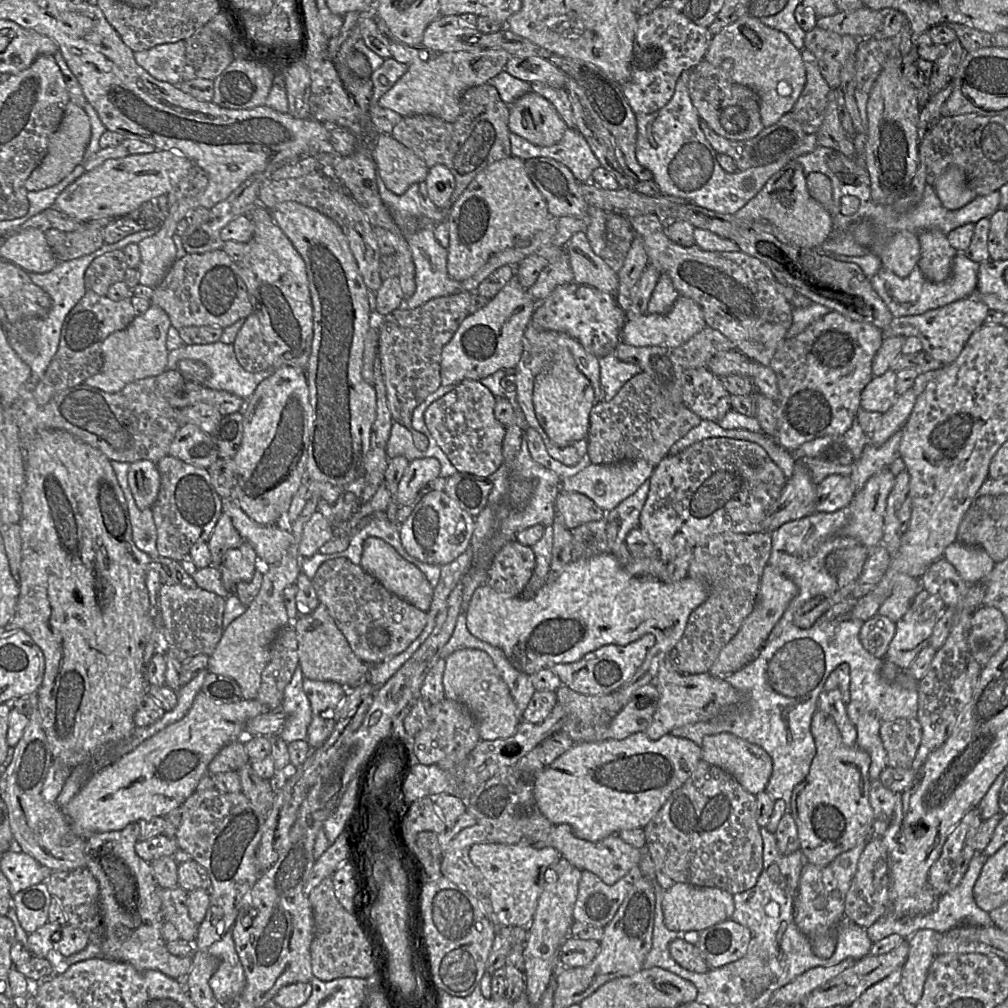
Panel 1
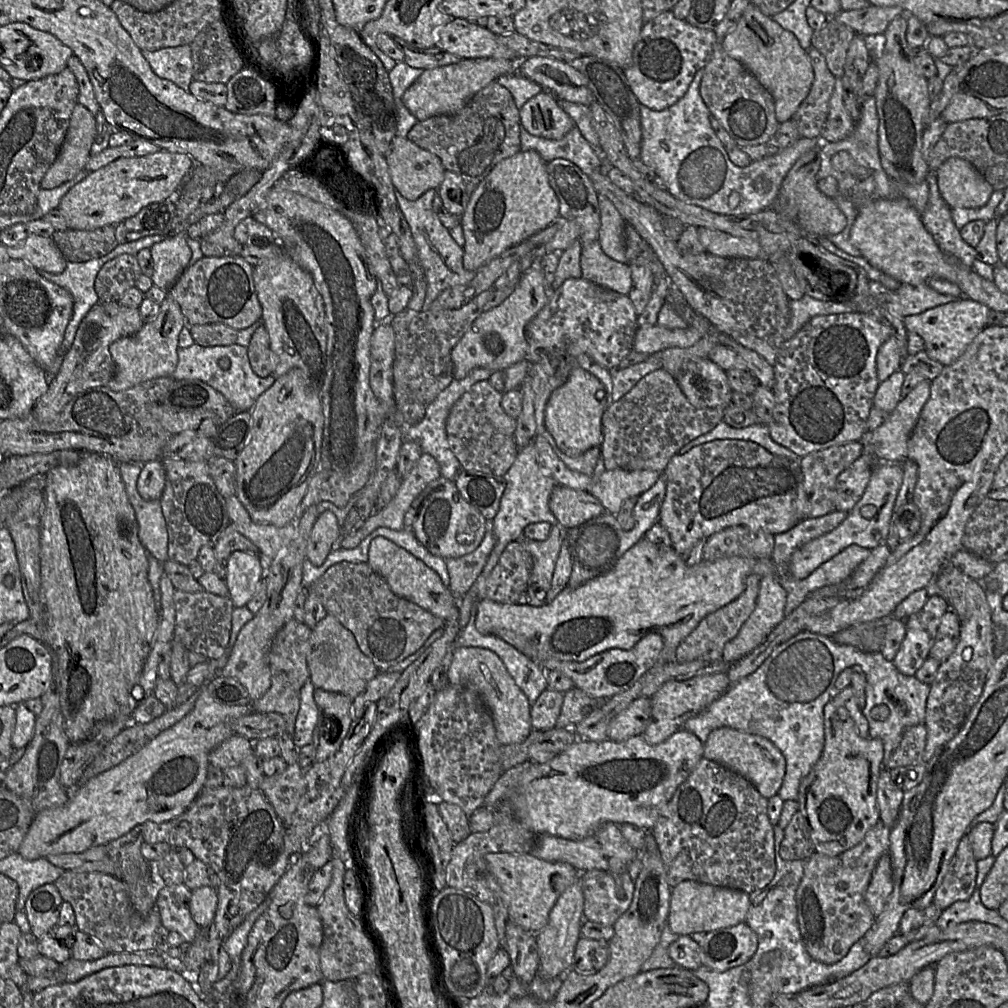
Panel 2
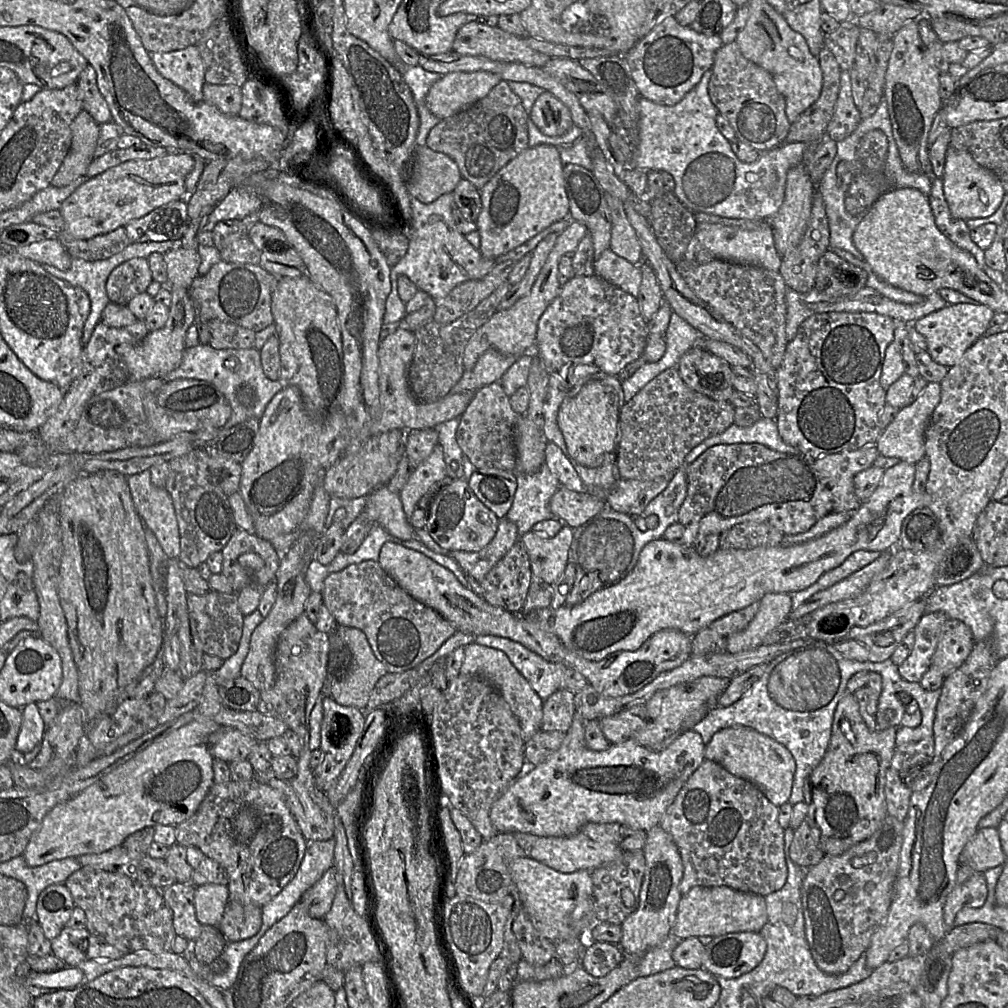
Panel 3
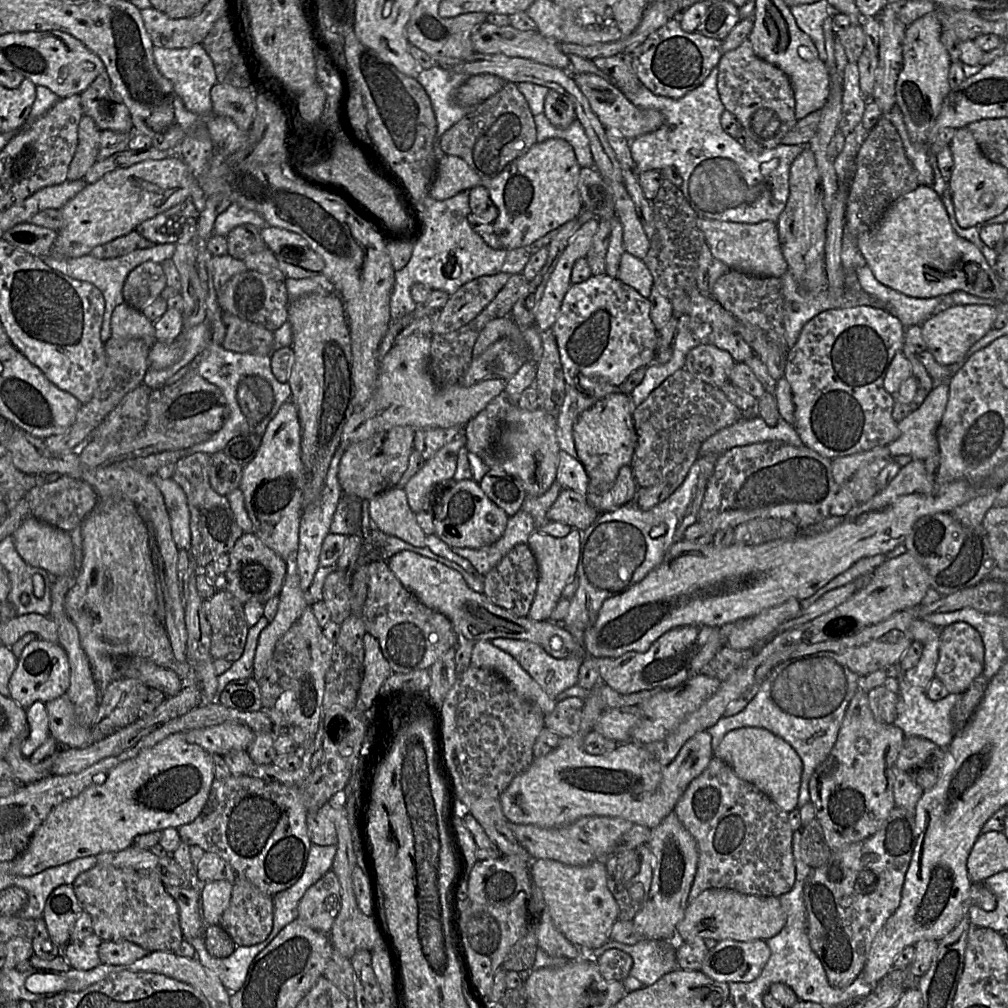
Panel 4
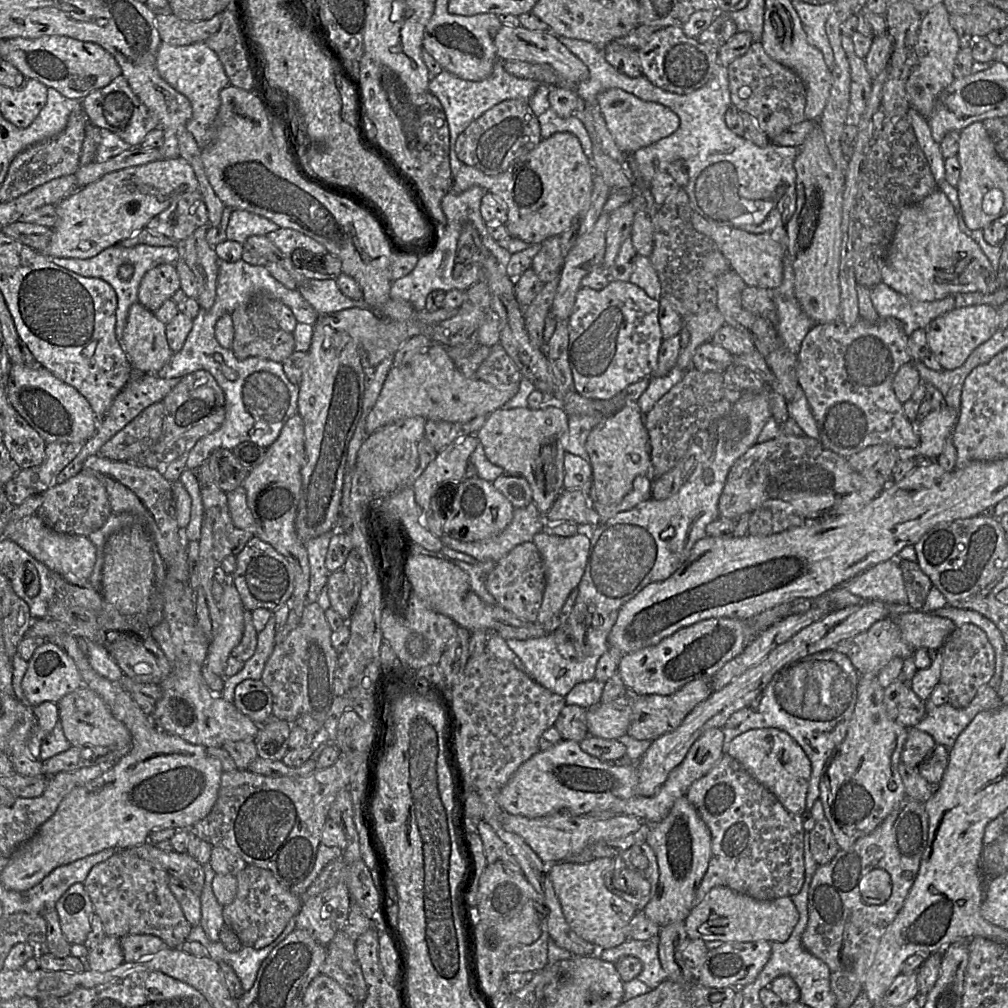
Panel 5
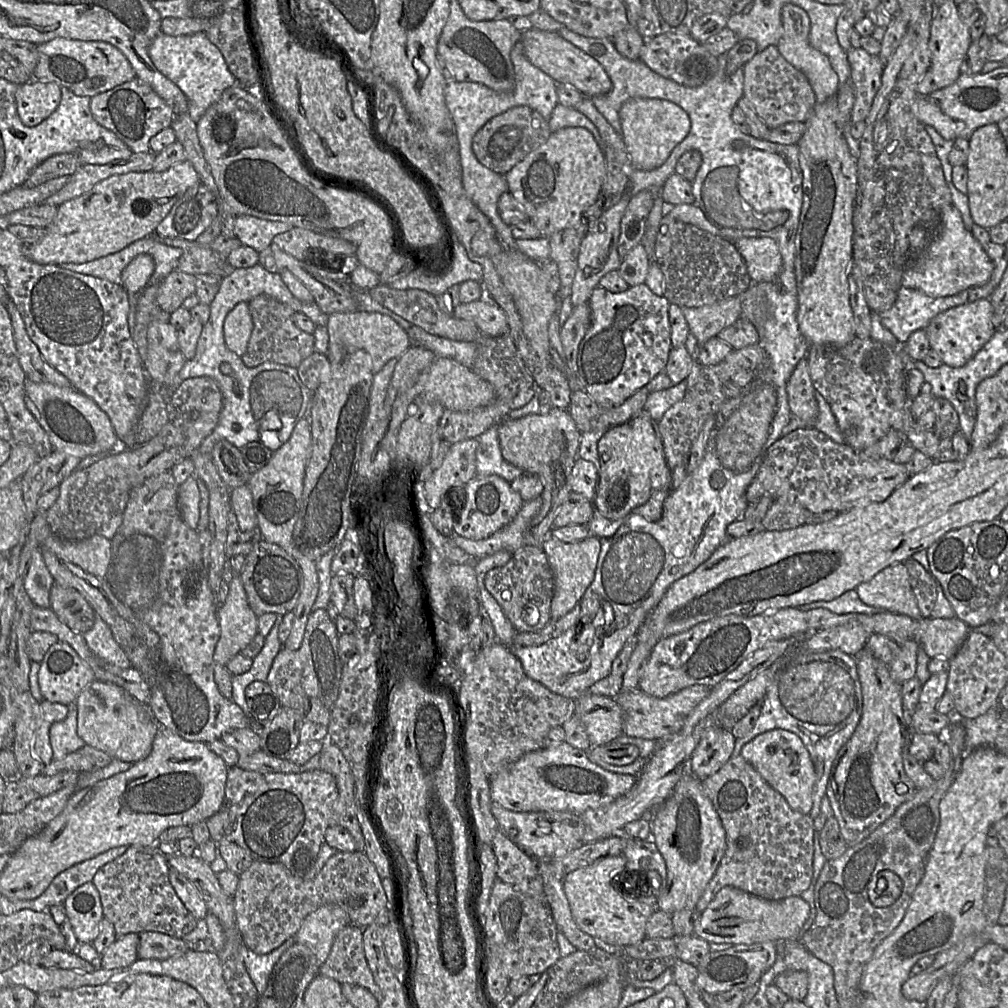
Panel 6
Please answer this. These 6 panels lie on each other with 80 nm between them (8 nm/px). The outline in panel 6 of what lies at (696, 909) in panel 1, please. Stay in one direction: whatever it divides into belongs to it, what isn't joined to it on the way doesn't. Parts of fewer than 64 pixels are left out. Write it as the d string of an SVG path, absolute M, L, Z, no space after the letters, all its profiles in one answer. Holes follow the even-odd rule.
M725 886L698 914L693 933L708 943L751 945L795 939L810 916L809 904L800 896L767 900L741 889Z

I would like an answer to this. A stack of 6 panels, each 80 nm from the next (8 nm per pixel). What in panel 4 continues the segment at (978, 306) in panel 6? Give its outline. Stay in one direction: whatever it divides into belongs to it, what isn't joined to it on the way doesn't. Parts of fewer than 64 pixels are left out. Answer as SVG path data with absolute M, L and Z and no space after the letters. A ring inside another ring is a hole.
M958 305L949 307L926 319L921 325L927 350L936 362L950 366L962 361L967 351L992 328L997 317L997 308L990 305Z

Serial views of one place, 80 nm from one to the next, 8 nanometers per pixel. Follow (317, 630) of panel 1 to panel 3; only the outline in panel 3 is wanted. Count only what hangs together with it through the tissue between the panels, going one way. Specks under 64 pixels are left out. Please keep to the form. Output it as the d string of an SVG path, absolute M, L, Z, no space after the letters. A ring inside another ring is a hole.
M326 606L321 607L315 626L318 631L326 634L330 634L333 630L342 633L342 638L351 653L350 664L343 676L326 677L323 695L331 697L341 705L364 709L376 682L387 673L385 666L374 655L365 633L357 628L338 625Z

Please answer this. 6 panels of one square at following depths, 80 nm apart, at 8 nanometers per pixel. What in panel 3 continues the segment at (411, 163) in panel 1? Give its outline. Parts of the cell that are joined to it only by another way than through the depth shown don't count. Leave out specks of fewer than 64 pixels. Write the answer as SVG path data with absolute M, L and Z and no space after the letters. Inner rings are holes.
M426 145L416 146L407 180L407 190L411 197L426 204L431 203L444 194L452 193L461 179L458 165L448 155L435 152Z

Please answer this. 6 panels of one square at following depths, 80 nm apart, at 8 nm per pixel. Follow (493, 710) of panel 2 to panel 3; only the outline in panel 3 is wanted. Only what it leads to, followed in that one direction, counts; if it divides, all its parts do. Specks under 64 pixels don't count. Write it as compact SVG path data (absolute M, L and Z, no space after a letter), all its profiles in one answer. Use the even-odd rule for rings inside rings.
M473 642L464 647L464 653L465 657L459 674L479 676L489 682L500 693L517 718L522 739L526 743L540 729L544 700L538 696L504 652Z

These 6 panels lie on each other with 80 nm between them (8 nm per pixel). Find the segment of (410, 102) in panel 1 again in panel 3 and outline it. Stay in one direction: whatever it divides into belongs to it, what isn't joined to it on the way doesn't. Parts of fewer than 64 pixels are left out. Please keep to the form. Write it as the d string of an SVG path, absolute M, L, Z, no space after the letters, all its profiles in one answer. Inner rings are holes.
M487 71L451 72L441 77L430 87L425 104L430 112L439 119L454 116L486 97L501 81L501 78Z

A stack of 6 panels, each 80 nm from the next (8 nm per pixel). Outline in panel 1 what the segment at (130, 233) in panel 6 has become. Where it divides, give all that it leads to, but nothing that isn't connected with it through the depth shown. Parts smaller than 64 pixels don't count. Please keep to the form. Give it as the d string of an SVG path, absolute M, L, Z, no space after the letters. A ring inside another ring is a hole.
M157 149L151 153L108 159L69 184L58 195L53 207L82 222L119 218L147 201L169 194L193 165L180 153Z

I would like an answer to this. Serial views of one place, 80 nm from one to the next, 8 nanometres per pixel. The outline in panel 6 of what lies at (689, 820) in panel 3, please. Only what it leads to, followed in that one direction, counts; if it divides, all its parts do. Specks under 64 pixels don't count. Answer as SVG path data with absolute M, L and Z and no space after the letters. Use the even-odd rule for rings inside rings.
M742 756L731 757L716 773L706 777L702 780L704 792L711 800L716 812L718 813L721 823L726 832L726 851L720 864L702 893L699 901L696 903L696 912L699 914L702 912L708 904L713 900L715 895L725 886L732 886L741 889L745 892L751 893L757 897L767 900L782 900L787 897L801 896L801 894L808 889L811 884L813 876L813 858L814 858L814 838L816 830L814 828L814 821L809 814L802 814L793 810L786 799L772 788L759 774L759 772Z

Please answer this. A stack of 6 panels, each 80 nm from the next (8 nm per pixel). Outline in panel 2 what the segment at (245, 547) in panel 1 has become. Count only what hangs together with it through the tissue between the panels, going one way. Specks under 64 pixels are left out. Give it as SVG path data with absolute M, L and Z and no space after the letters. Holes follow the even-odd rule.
M234 551L227 562L225 582L228 597L235 607L245 607L254 596L260 581L264 578L266 565L259 555L245 551Z

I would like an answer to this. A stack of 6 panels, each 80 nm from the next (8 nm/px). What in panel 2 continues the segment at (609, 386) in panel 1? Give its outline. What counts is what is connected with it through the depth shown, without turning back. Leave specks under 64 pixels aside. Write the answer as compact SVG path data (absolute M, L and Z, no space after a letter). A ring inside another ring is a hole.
M650 357L645 362L637 363L626 368L617 367L610 369L609 372L613 382L612 400L619 400L629 392L640 379L659 369L661 369L661 362L657 357Z

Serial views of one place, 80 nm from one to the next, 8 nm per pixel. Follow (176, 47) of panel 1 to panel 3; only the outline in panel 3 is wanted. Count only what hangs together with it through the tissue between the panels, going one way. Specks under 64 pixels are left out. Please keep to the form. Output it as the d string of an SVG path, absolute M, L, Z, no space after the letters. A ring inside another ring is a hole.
M195 45L149 54L155 68L164 78L182 88L195 102L204 101L202 88L205 84L205 69Z

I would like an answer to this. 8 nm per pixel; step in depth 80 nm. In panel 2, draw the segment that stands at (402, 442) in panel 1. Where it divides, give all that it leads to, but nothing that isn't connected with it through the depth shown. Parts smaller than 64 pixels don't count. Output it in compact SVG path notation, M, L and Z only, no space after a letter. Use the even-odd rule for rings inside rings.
M473 368L463 379L453 380L442 392L438 394L435 400L426 409L422 420L415 425L402 425L400 427L402 433L402 442L417 442L422 452L433 456L439 466L442 477L454 481L461 472L461 465L449 447L446 433L446 419L453 404L466 392L472 385L479 381L488 380L495 370L486 368Z

